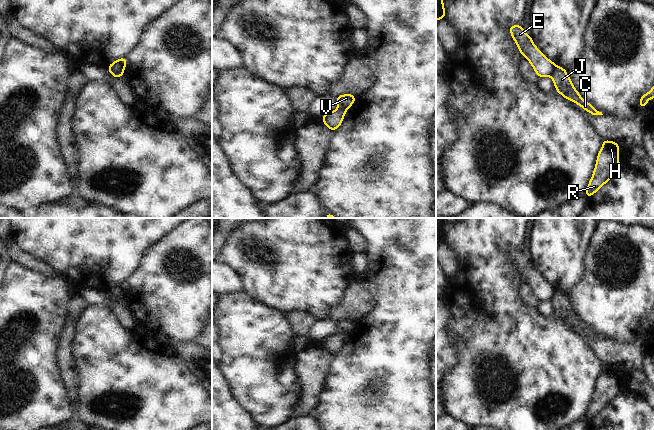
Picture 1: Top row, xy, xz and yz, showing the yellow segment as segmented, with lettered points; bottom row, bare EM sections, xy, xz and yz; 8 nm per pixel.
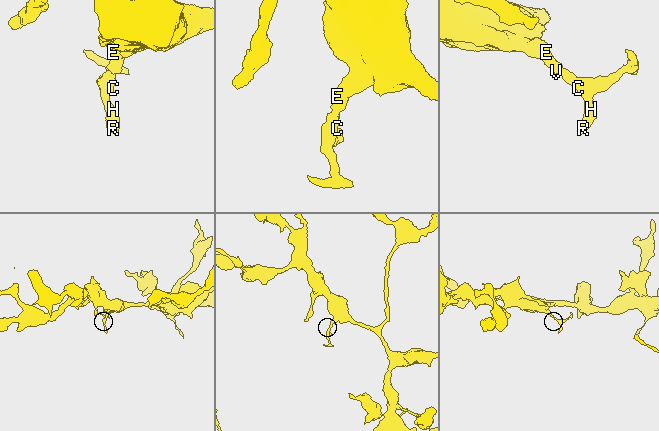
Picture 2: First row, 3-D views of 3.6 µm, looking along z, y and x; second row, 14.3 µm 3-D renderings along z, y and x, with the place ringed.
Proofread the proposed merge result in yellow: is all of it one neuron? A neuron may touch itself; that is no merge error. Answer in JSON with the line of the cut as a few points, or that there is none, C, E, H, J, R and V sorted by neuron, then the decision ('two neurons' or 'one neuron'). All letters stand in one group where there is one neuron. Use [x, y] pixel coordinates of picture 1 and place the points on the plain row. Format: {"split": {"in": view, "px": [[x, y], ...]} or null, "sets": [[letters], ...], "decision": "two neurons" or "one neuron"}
{"split": {"in": "yz", "px": [[555, 290], [550, 299]]}, "sets": [["C", "H", "J", "R"], ["E", "V"]], "decision": "two neurons"}

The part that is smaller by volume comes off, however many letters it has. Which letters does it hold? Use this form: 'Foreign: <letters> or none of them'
Foreign: C, H, J, R

